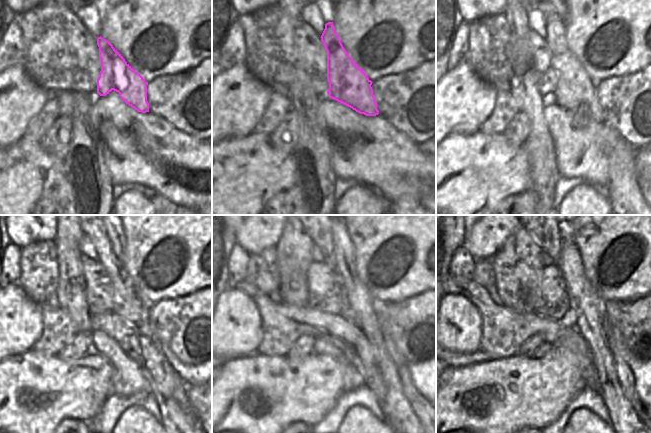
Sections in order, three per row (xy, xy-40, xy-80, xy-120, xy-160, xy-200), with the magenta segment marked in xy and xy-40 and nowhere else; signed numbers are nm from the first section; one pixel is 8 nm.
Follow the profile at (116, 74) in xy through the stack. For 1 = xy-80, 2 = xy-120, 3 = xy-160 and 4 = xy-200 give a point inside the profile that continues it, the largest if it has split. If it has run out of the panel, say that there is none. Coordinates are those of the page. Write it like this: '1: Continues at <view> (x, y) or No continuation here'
1: Continues at xy-80 (575, 89)
2: Continues at xy-120 (126, 303)
3: Continues at xy-160 (322, 236)
4: Continues at xy-200 (548, 236).

